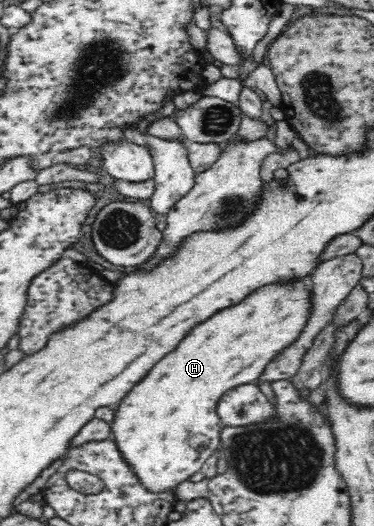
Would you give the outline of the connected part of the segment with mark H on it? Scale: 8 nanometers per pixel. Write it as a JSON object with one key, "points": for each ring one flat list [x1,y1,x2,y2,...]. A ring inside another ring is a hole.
{"points":[[308,280,296,281,292,285,268,285,262,287,260,291,254,291,252,297,244,299,244,303,238,303,236,307,218,311,218,315,212,315,212,319,206,319,206,323,196,325,196,329,192,333,188,333,188,339,184,339,184,343,180,343,180,347,176,347,172,351,172,355,166,355,152,371,148,377,144,377,126,397,122,398,118,407,114,409,115,418,110,423,111,437,118,446,118,453,122,454,124,463,132,468,132,474,136,474,136,481,140,482,140,486,152,494,162,494,164,492,174,492,174,489,182,483,188,481,192,475,201,471,202,466,210,459,211,455,198,455,198,451,216,451,221,447,221,428,220,418,216,413,216,405,219,399,228,391,235,389,237,386,242,386,248,383,255,383,260,373,264,371,264,367,284,349,288,344,292,343,298,333,304,329,304,325,308,322,310,314,310,288]]}

